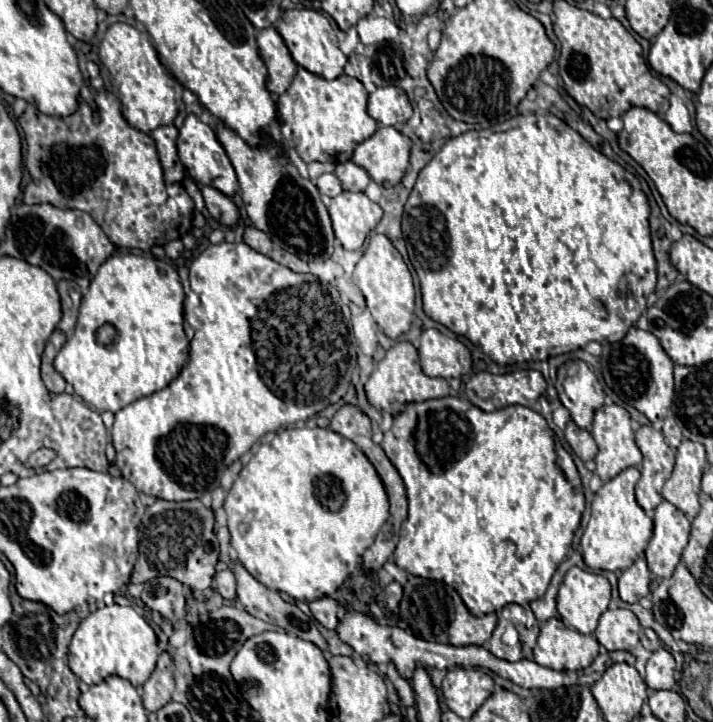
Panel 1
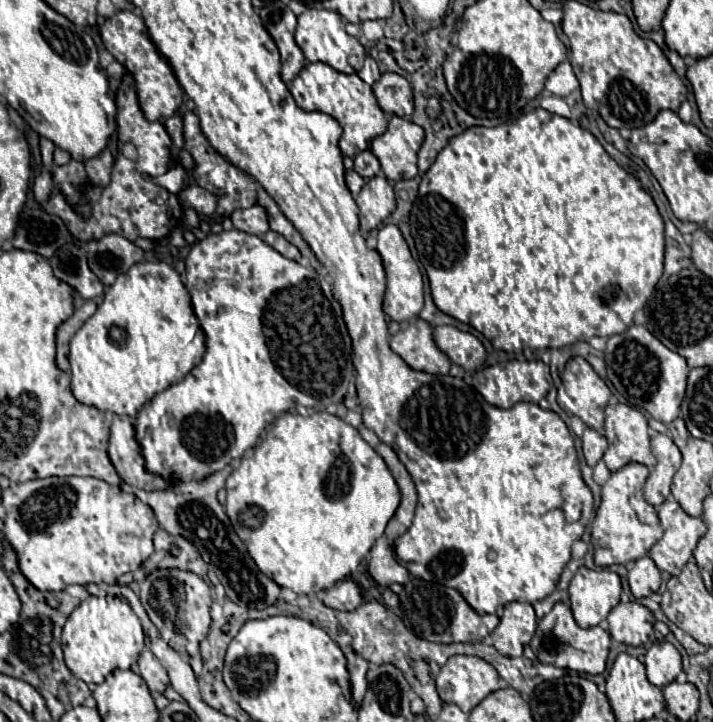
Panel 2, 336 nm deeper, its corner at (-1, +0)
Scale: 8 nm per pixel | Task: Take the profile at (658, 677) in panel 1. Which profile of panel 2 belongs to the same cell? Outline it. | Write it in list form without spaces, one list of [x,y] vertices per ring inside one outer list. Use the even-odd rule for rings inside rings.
[[[655,642],[645,654],[645,668],[649,682],[665,688],[681,672],[681,654],[669,642]]]

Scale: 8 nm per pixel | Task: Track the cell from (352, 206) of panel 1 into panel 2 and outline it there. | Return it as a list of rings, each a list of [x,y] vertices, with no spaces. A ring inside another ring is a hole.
[[[385,176],[369,178],[361,192],[355,196],[355,202],[359,206],[363,234],[377,228],[395,210],[395,194]]]

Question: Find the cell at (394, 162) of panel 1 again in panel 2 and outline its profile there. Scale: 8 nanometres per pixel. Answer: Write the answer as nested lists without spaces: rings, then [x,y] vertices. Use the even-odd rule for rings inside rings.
[[[391,116],[387,130],[371,142],[371,152],[377,156],[387,180],[405,180],[417,176],[417,152],[423,144],[423,128]]]

